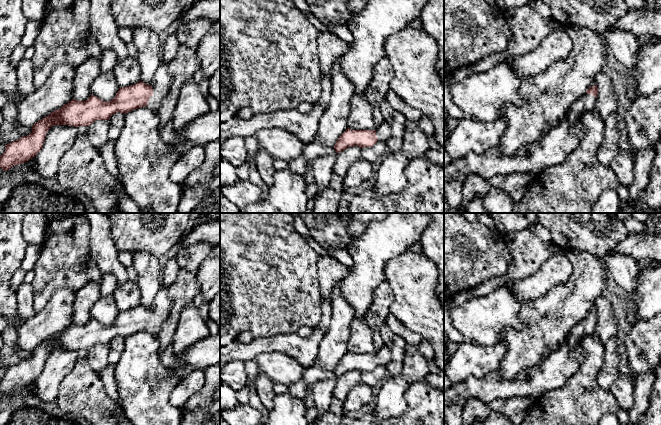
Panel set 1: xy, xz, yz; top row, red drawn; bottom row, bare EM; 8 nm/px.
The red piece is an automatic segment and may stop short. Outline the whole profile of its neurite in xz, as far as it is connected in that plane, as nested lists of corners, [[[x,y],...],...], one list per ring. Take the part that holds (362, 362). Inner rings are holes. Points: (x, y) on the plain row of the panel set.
[[[383,346],[375,354],[351,354],[347,352],[336,365],[334,373],[339,377],[348,371],[372,371],[377,365],[386,366],[391,359],[390,349],[386,346]]]

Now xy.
[[[162,286],[155,296],[153,309],[147,309],[140,305],[128,311],[119,312],[115,321],[108,326],[102,325],[96,320],[91,319],[85,325],[72,323],[60,333],[55,334],[48,340],[42,342],[32,350],[32,356],[19,362],[18,364],[5,369],[5,375],[0,380],[0,391],[3,395],[9,394],[15,389],[22,388],[34,382],[42,373],[48,354],[55,349],[69,350],[89,350],[97,344],[109,344],[115,337],[129,337],[131,334],[148,330],[151,334],[156,335],[161,329],[161,326],[167,319],[172,307],[172,300],[168,295],[168,289]]]

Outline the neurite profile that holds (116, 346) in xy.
[[[120,336],[115,337],[110,341],[108,345],[109,345],[108,361],[112,365],[116,365],[125,348],[125,338]]]

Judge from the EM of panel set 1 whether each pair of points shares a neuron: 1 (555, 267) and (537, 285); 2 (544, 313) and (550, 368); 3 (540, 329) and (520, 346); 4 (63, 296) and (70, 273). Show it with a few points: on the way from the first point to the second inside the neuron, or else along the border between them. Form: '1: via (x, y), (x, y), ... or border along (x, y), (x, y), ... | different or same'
1: via (551, 271), (541, 281) | same
2: border along (563, 339), (535, 364), (529, 366) | different
3: via (535, 334), (525, 342) | same
4: border along (76, 289), (59, 288), (47, 303) | different

